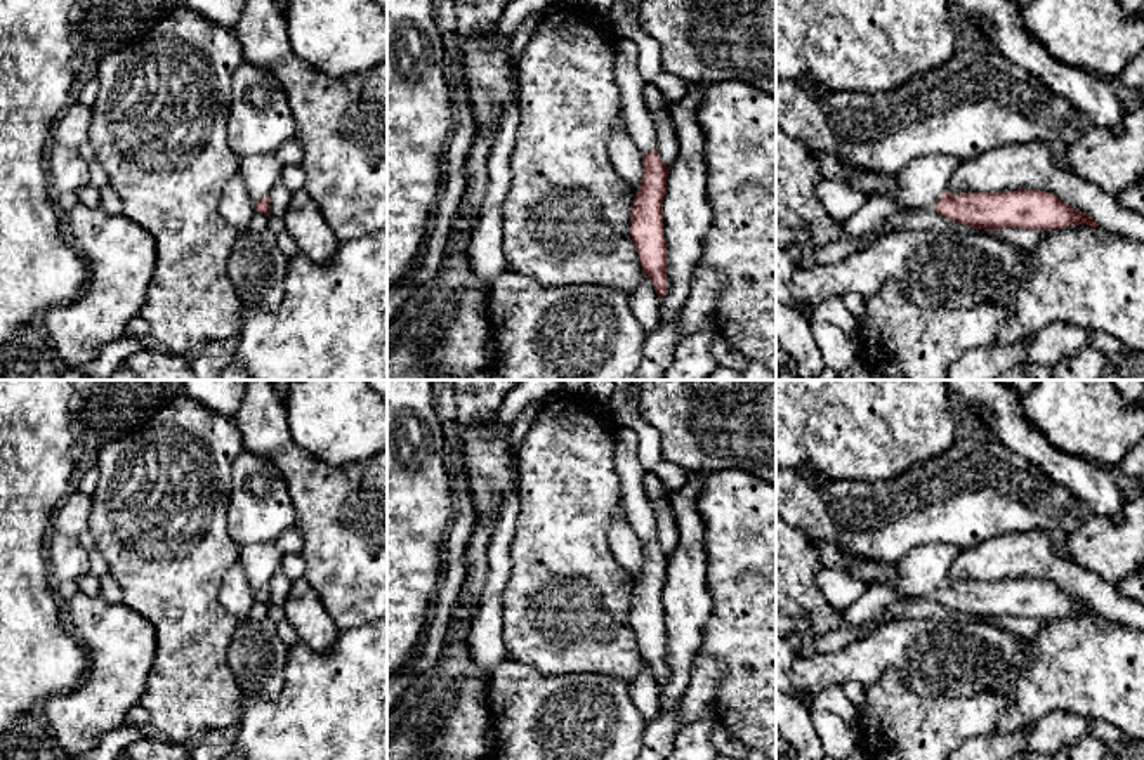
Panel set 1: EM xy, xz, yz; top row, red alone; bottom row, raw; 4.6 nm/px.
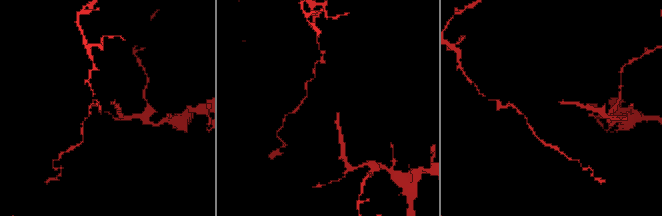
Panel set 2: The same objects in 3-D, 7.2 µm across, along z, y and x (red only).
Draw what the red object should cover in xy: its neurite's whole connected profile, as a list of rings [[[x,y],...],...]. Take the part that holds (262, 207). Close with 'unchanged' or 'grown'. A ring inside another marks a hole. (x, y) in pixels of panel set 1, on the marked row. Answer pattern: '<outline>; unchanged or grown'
[[[276,154],[240,160],[240,174],[247,184],[255,212],[269,215],[269,193],[279,180],[281,172],[283,163]]]; grown

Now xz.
[[[630,38],[615,43],[615,83],[620,90],[627,130],[642,153],[644,174],[630,213],[630,236],[639,264],[651,279],[658,298],[667,295],[667,239],[663,234],[663,198],[668,167],[656,153],[656,132],[644,99],[644,78],[639,73],[637,45]]]; grown

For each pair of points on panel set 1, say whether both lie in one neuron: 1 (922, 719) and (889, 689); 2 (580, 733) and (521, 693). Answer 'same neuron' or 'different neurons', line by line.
1: same neuron
2: same neuron

